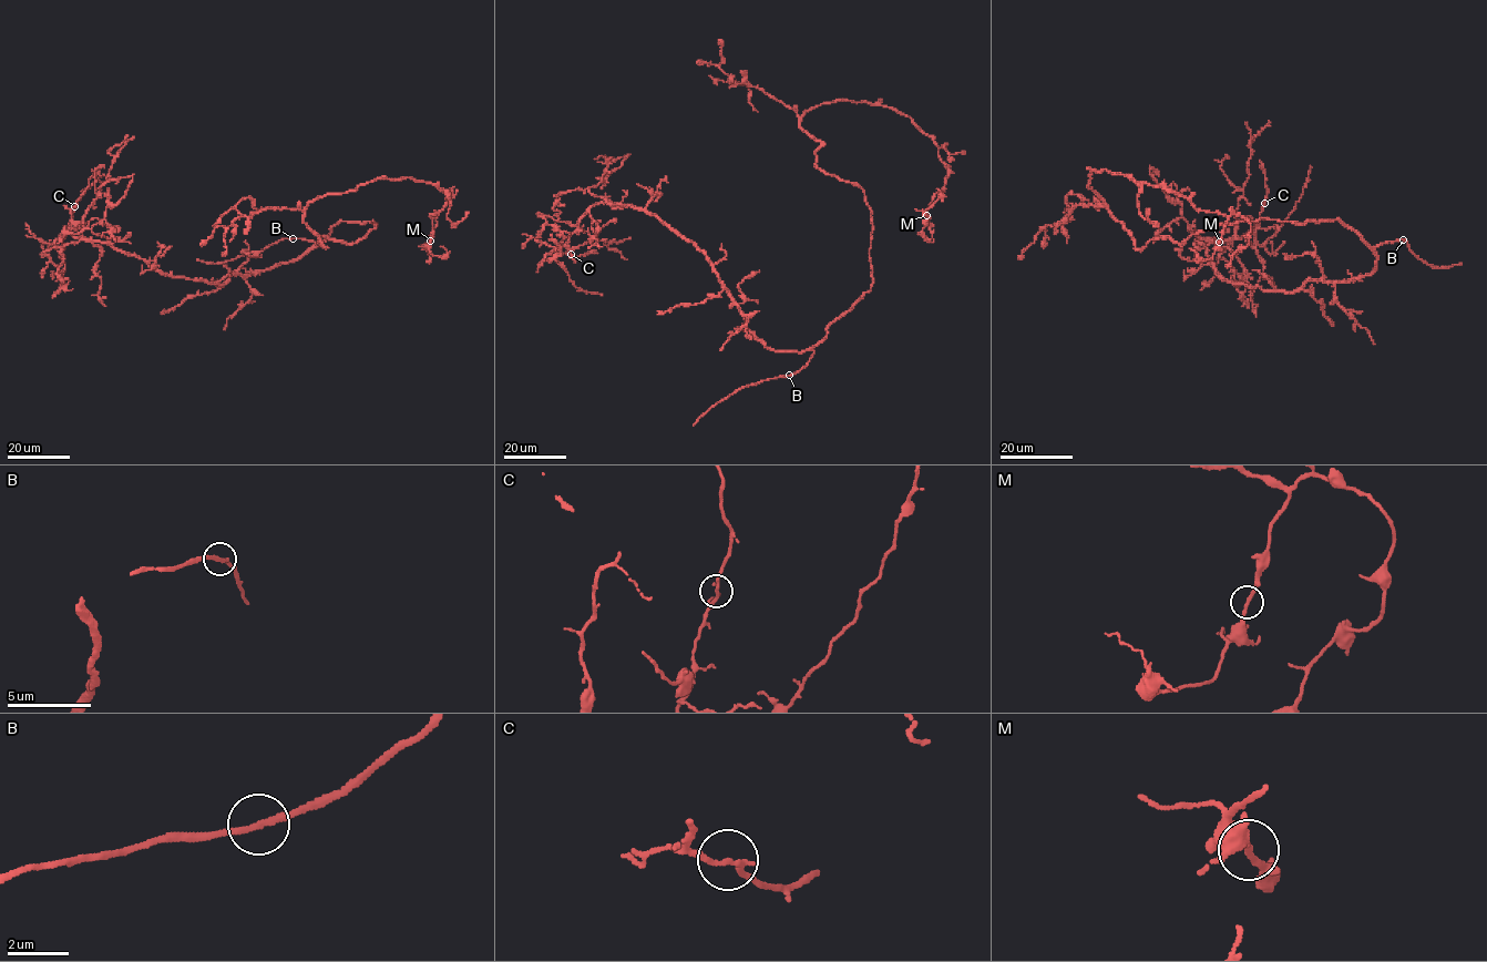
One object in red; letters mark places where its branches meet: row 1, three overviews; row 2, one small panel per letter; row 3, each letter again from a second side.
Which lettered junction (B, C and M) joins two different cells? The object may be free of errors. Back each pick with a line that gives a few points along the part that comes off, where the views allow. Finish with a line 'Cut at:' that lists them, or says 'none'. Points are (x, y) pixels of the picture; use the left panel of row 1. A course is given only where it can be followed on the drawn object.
Cut at: none

